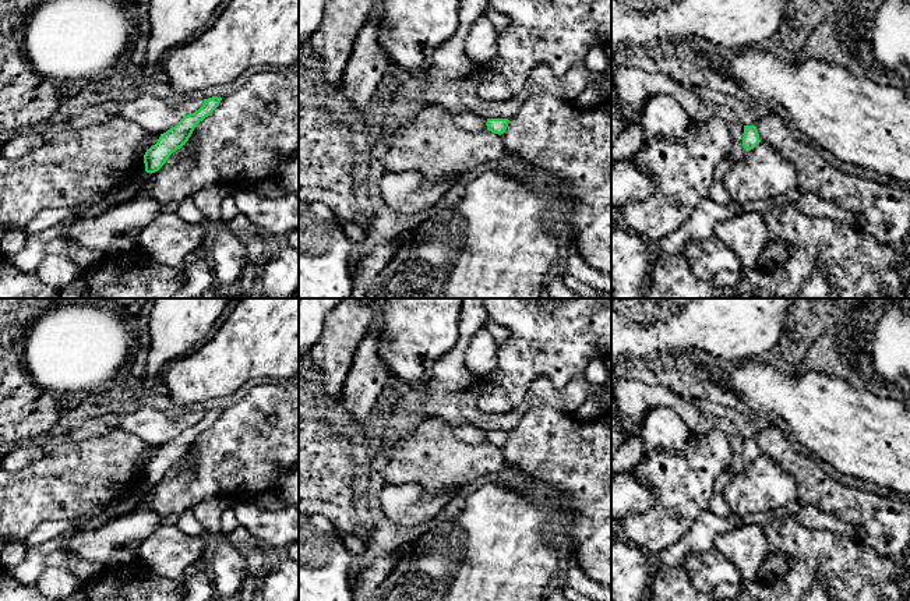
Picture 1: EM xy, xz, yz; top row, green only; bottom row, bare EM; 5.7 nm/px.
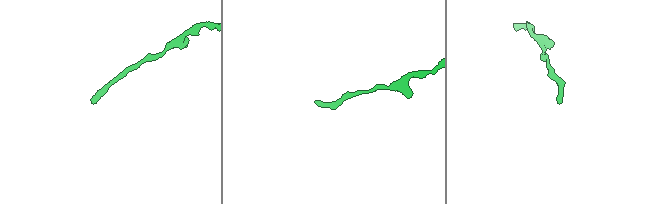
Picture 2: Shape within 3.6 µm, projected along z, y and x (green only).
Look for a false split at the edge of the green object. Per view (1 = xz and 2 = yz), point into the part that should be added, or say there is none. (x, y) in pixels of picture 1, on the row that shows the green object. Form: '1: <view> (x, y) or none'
1: none
2: none

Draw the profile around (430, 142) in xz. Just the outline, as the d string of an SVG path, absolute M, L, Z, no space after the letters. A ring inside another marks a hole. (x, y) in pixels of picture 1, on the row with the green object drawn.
M428 103L415 117L399 124L398 132L387 144L388 152L384 166L388 173L406 173L417 170L430 184L451 181L461 177L477 165L495 167L504 158L505 149L498 134L486 131L465 131L456 127L452 116L441 106Z

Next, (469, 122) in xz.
M472 112L461 113L458 116L452 116L452 121L456 127L465 131L486 131L487 130L487 119L477 116Z

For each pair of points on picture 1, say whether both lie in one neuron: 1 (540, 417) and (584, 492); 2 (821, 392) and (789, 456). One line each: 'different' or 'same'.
1: same
2: different

